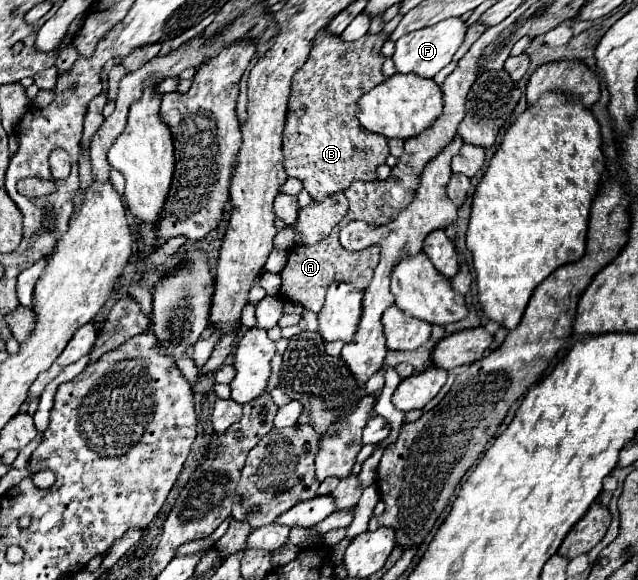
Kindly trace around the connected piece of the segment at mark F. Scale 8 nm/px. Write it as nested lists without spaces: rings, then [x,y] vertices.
[[[446,19],[432,27],[424,27],[424,29],[402,35],[396,41],[396,51],[392,55],[392,59],[396,63],[396,71],[398,73],[416,73],[416,75],[428,77],[428,79],[434,77],[442,67],[446,67],[452,61],[452,55],[464,41],[466,29],[468,27],[462,19]]]

